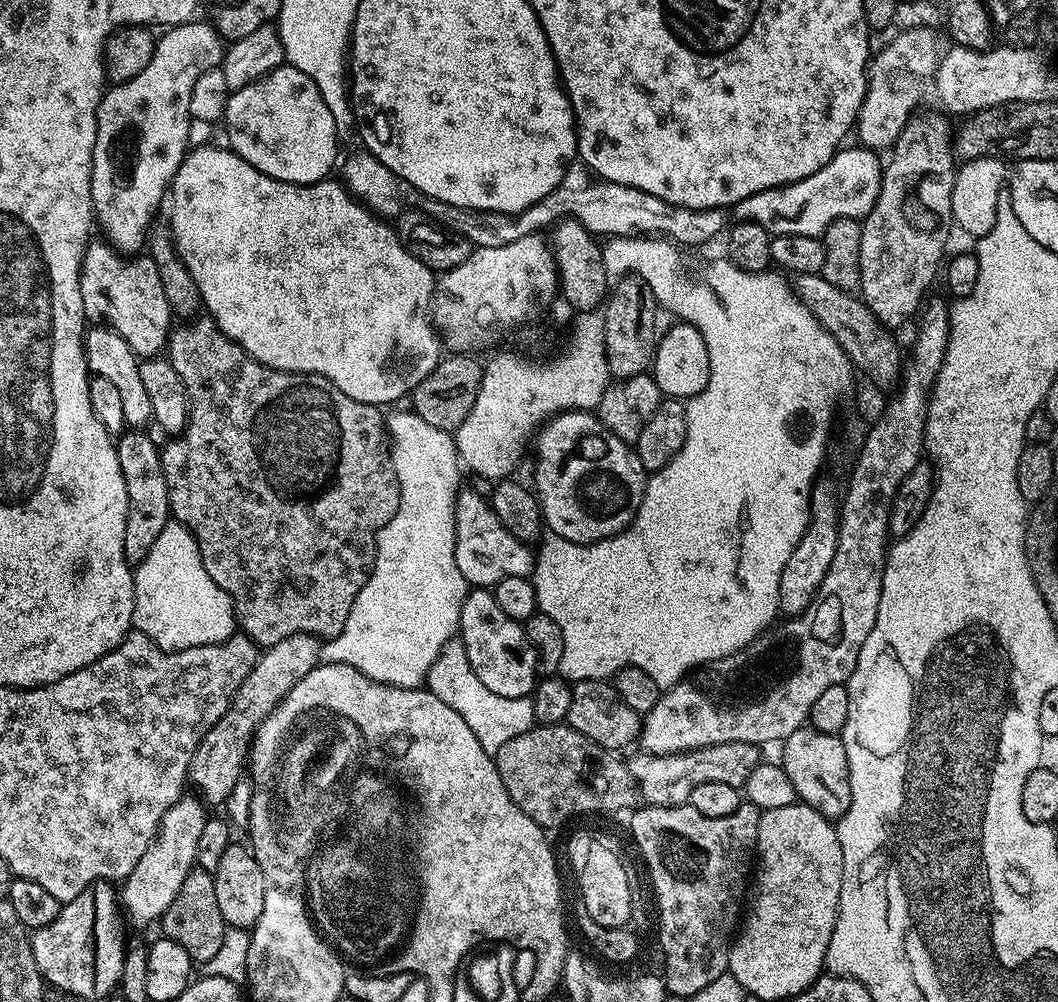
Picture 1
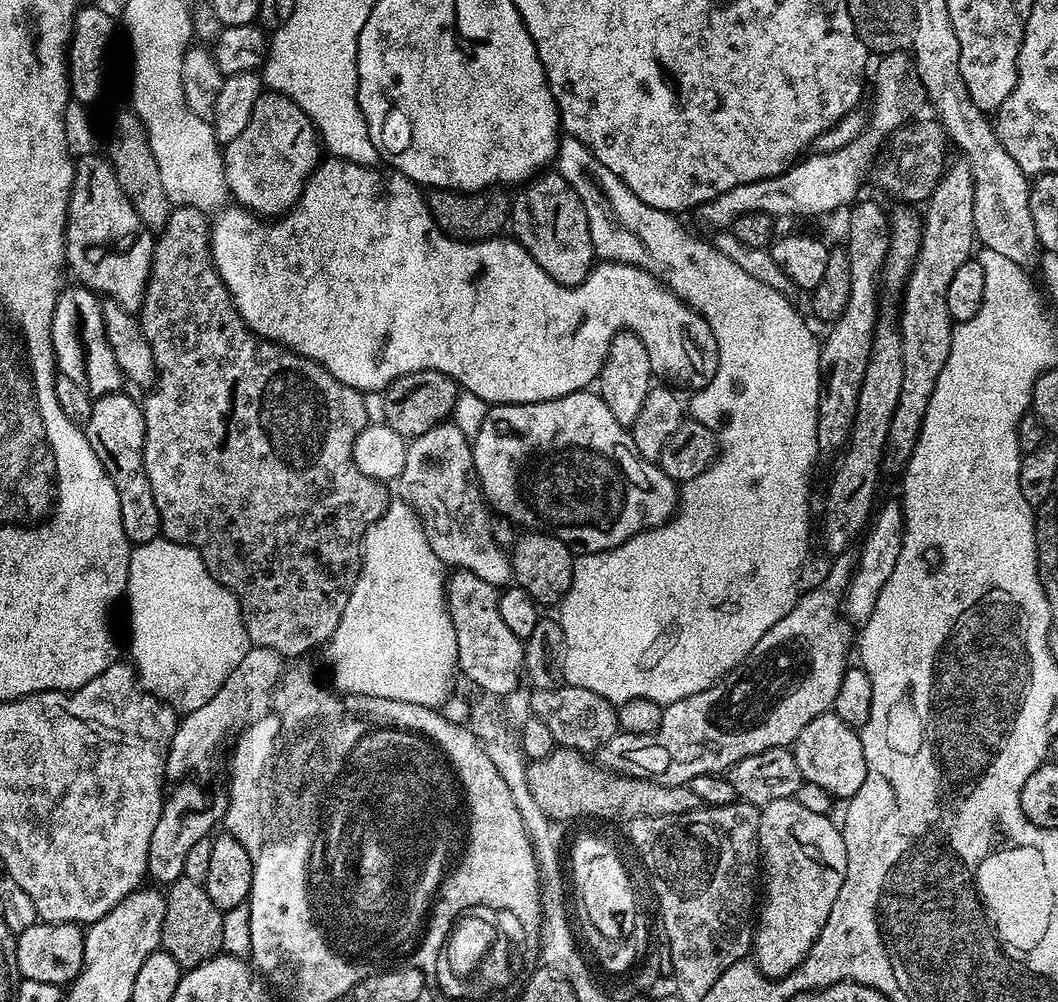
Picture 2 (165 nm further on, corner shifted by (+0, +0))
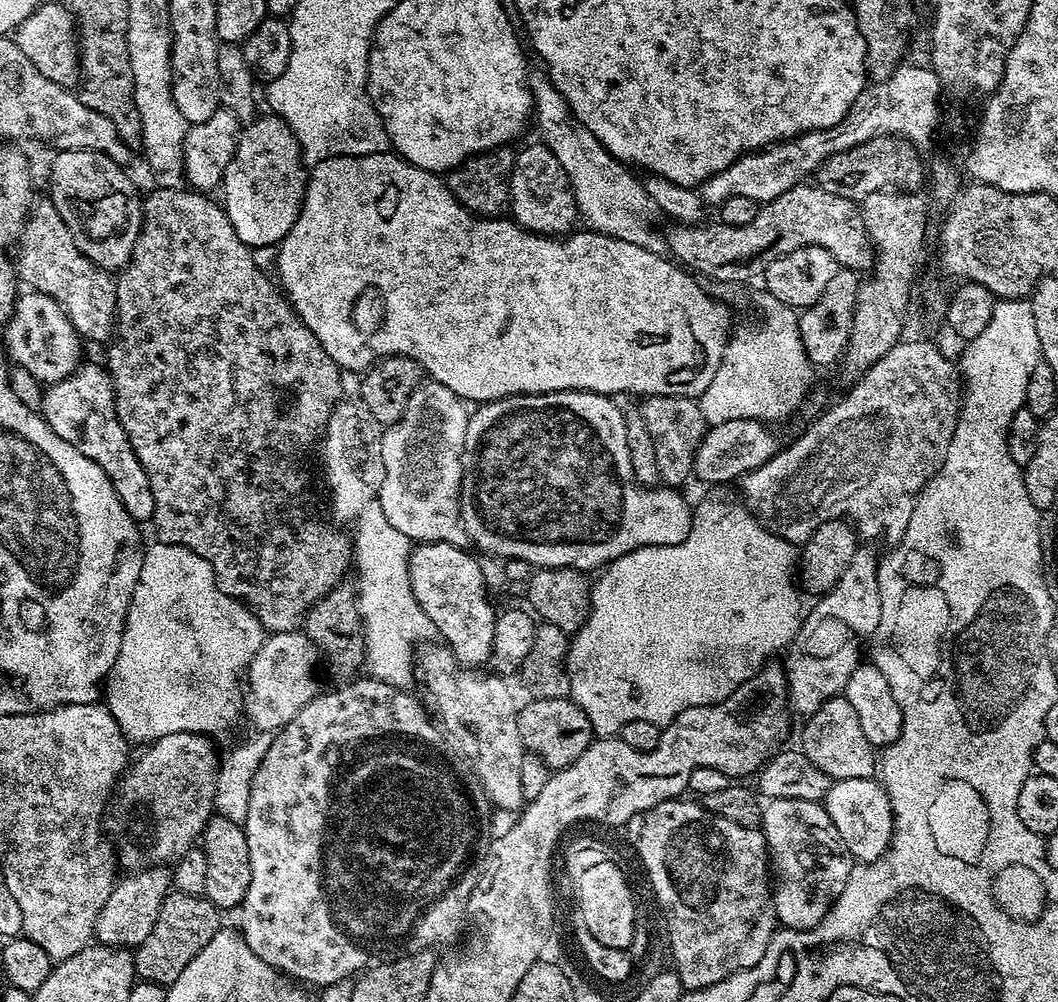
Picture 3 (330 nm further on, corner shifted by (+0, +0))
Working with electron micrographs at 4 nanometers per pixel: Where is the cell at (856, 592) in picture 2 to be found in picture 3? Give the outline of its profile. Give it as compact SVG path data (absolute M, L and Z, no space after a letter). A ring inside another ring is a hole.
M872 546L857 547L854 558L850 558L850 566L846 566L846 574L838 578L831 590L815 601L812 609L807 609L801 619L800 629L796 638L787 649L788 661L783 661L782 667L788 678L788 698L793 713L801 712L804 718L813 716L832 696L839 696L844 691L848 676L856 665L861 663L860 647L871 641L878 622L880 621L880 583L878 574L880 566L878 555Z

